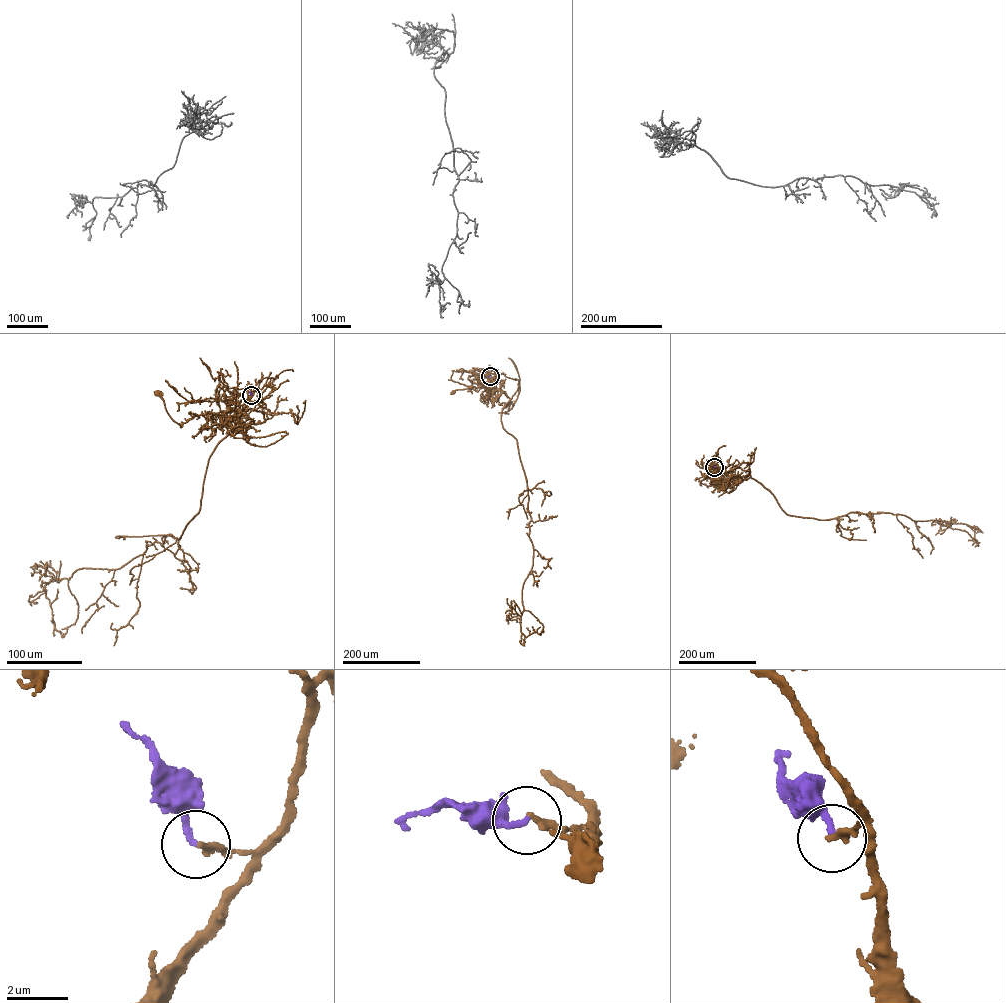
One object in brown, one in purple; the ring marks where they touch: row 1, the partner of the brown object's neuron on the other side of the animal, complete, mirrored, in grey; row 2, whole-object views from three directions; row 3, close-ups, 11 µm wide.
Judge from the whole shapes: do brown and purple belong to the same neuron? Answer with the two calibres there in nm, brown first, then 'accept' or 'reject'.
220/200 nm | accept

